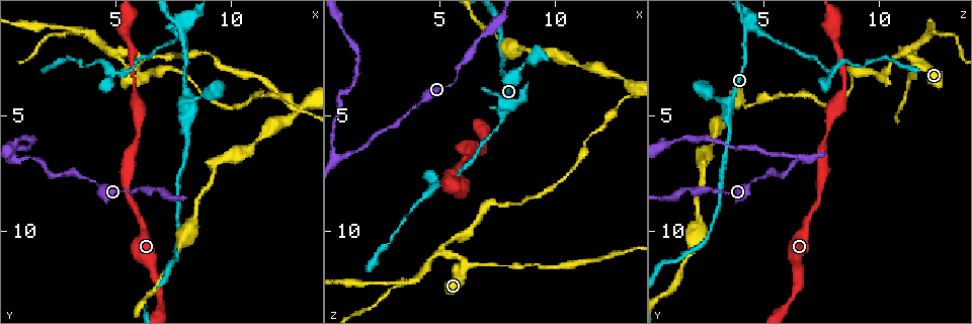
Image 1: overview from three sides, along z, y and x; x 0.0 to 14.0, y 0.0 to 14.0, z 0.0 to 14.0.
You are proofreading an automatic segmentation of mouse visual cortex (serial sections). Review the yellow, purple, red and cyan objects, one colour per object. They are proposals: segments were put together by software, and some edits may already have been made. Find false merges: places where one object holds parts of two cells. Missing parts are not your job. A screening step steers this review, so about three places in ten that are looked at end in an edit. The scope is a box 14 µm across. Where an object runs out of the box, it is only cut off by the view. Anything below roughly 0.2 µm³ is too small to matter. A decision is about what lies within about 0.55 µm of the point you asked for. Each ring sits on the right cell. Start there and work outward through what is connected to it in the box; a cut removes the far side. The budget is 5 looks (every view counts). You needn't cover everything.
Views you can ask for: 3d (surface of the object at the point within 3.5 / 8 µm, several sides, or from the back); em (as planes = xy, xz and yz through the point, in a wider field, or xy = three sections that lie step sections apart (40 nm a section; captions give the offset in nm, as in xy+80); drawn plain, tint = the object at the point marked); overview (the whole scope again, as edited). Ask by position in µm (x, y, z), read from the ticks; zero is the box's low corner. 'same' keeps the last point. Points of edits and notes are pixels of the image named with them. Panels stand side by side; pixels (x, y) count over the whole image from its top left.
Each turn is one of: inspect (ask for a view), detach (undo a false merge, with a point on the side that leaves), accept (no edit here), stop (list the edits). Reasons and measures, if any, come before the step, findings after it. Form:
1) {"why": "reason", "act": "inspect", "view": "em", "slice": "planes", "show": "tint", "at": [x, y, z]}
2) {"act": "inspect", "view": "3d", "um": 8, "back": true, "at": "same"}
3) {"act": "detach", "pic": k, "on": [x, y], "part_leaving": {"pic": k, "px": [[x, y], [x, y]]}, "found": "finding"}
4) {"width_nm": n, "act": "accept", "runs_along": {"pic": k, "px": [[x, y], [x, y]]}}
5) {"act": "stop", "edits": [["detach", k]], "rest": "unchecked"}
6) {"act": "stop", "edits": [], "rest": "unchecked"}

{"why": "three arms meet", "act": "inspect", "view": "3d", "um": 8, "at": [0.9, 7.0, 6.7]}

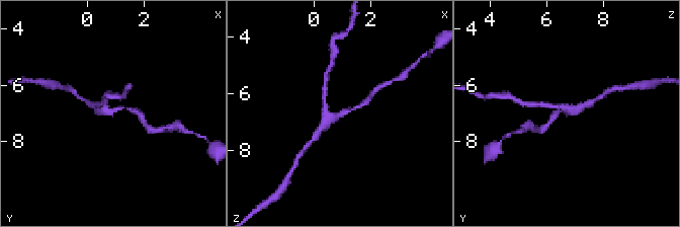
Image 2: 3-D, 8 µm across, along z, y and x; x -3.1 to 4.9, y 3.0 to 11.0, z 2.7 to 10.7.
{"act": "inspect", "view": "3d", "um": 3.5, "at": [0.9, 7.0, 6.8]}

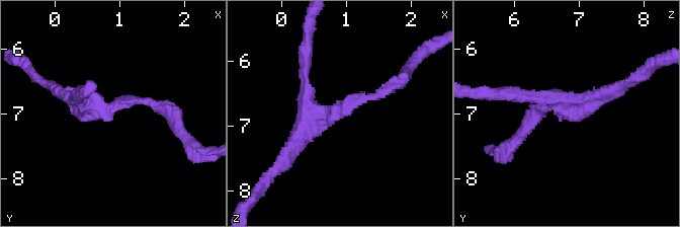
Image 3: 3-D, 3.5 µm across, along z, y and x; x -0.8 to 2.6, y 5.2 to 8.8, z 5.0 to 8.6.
{"arms": 3, "arm_widths_nm": [150, 150, 250], "why": "shape alone is not enough", "act": "inspect", "view": "em", "slice": "planes", "show": "tint", "at": [0.85, 6.90, 6.75]}

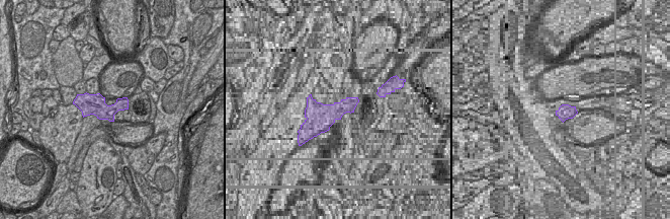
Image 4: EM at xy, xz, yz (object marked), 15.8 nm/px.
{"act": "accept", "runs_along": {"pic": 3, "px": [[171, 111], [140, 99], [99, 108], [78, 96]]}, "found": "all the same cell"}

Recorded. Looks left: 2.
{"why": "four or more arms meet", "act": "inspect", "view": "3d", "um": 3.5, "at": [8.1, 1.0, 4.5]}

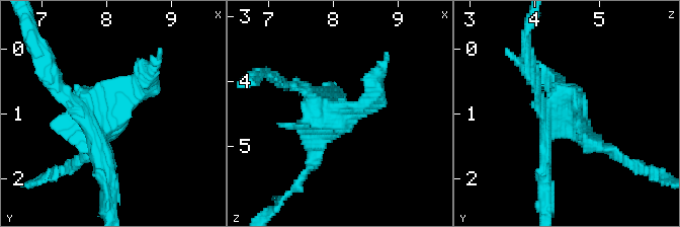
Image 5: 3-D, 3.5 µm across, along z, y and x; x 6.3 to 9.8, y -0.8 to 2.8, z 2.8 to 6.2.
{"act": "inspect", "view": "em", "slice": "xy", "step": 2, "show": "tint", "at": [8.05, 1.15, 4.55]}

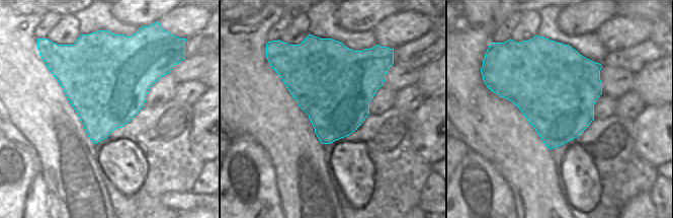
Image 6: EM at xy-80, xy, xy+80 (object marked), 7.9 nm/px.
{"act": "detach", "pic": 5, "on": [588, 150], "found": "a second cell is stuck on"}

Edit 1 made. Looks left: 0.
{"act": "stop", "edits": [["detach", 5]], "rest": "unchecked"}

